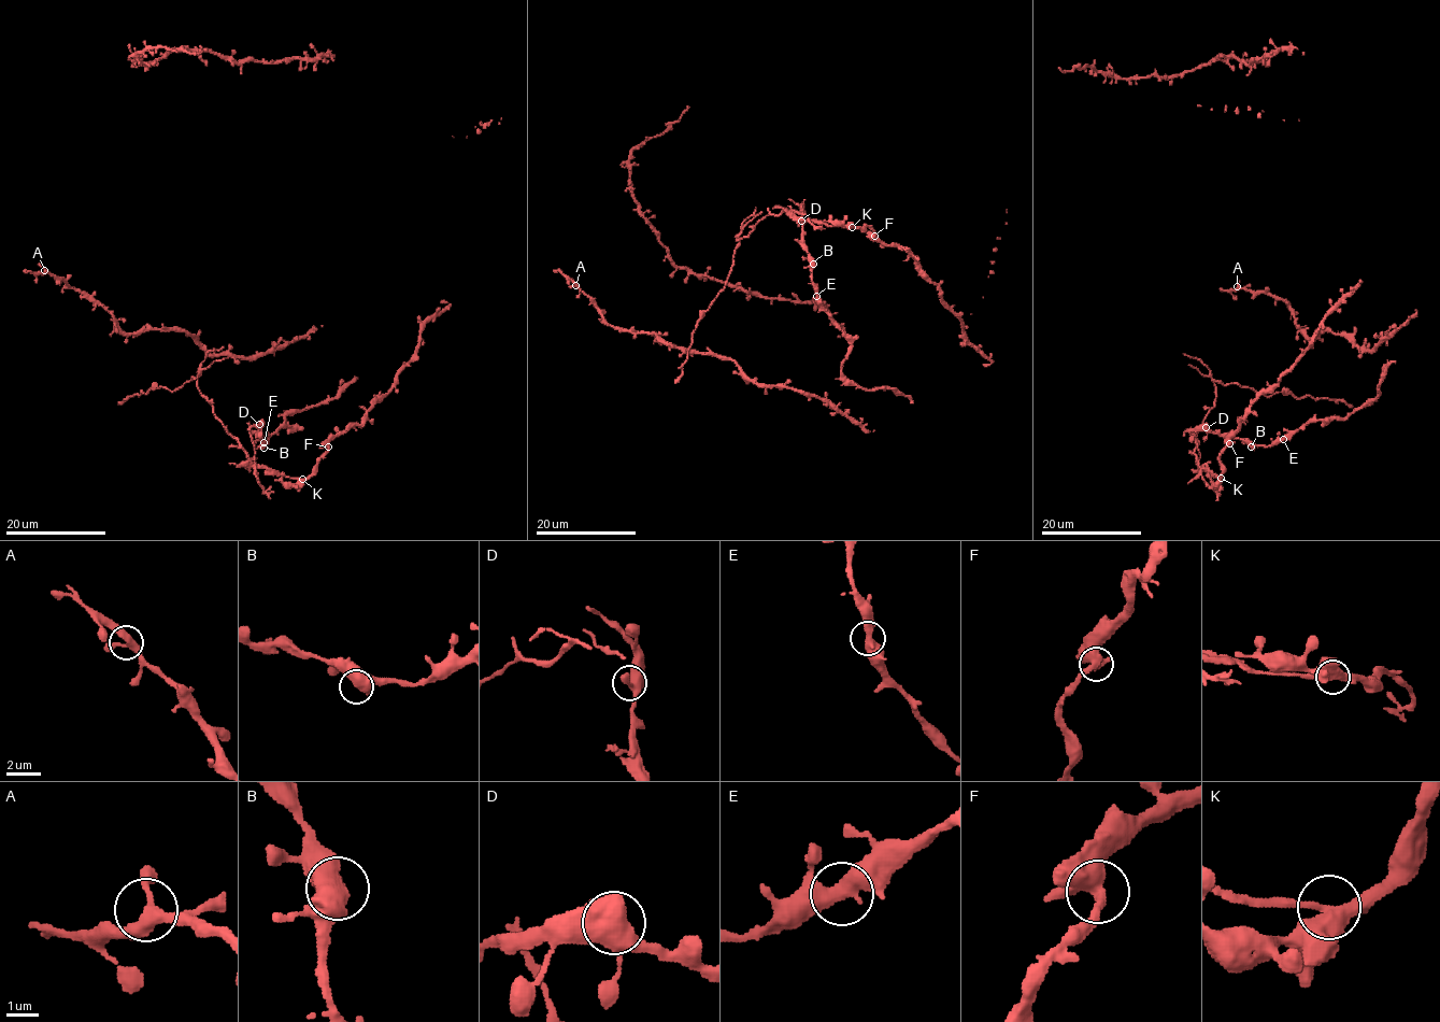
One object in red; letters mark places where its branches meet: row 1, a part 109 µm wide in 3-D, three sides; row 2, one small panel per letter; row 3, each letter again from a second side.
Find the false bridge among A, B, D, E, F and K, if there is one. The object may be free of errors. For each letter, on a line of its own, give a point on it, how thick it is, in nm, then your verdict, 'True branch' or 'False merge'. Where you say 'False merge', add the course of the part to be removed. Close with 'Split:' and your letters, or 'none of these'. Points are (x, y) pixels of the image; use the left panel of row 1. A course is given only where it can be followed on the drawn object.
A: Place: (44, 270). Thickness 360 nm. True branch
B: Place: (264, 448). Thickness 440 nm. True branch
D: Place: (259, 424). Thickness 460 nm. True branch
E: Place: (264, 442). Thickness 400 nm. True branch
F: Place: (328, 446). Thickness 420 nm. True branch
K: Place: (302, 479). Thickness 440 nm. False merge. Course of the part to remove: (302, 479), (269, 473), (253, 465), (201, 394), (199, 374), (171, 392), (154, 387), (118, 405)
Split: K

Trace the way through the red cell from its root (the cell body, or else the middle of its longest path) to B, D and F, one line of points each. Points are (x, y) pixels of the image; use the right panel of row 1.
B: (1263, 393), (1214, 382), (1215, 405), (1196, 437), (1200, 469), (1196, 439), (1186, 430), (1234, 435), (1251, 446)
D: (1263, 393), (1214, 382), (1215, 405), (1196, 437), (1194, 455), (1200, 469), (1196, 439), (1186, 430), (1206, 427)
F: (1263, 393), (1236, 383), (1214, 382), (1215, 405), (1197, 433), (1196, 465), (1220, 478), (1221, 453), (1229, 443)

